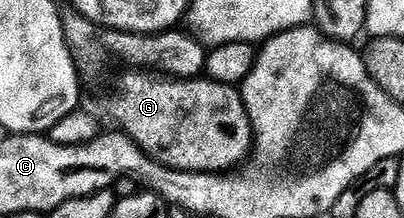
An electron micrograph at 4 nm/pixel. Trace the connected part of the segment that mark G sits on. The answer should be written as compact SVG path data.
M89 51L78 54L75 60L80 82L93 90L98 109L158 167L225 173L250 154L253 122L234 84L217 83L208 77L158 77L145 69L125 69L122 75L112 75L105 71L104 61Z

